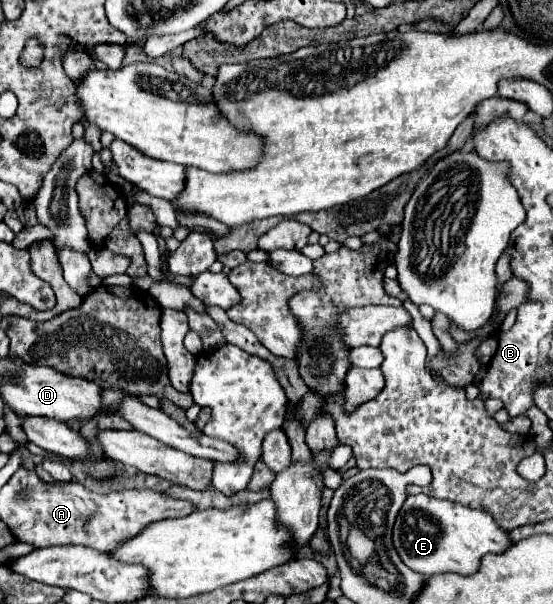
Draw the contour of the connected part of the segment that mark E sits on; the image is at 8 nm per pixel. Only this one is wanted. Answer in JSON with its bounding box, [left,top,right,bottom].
[393,495,511,577]

